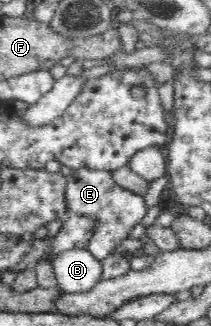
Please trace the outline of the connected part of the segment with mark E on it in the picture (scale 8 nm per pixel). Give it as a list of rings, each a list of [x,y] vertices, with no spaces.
[[[81,168],[81,170],[75,170],[66,176],[66,194],[68,214],[79,214],[80,216],[92,216],[96,218],[94,221],[95,231],[93,237],[88,242],[86,247],[91,251],[91,254],[95,255],[95,258],[102,261],[114,252],[114,248],[119,246],[124,240],[129,239],[129,233],[147,214],[147,205],[145,200],[140,195],[139,191],[127,190],[113,181],[112,173],[105,170],[88,170],[87,168]]]

